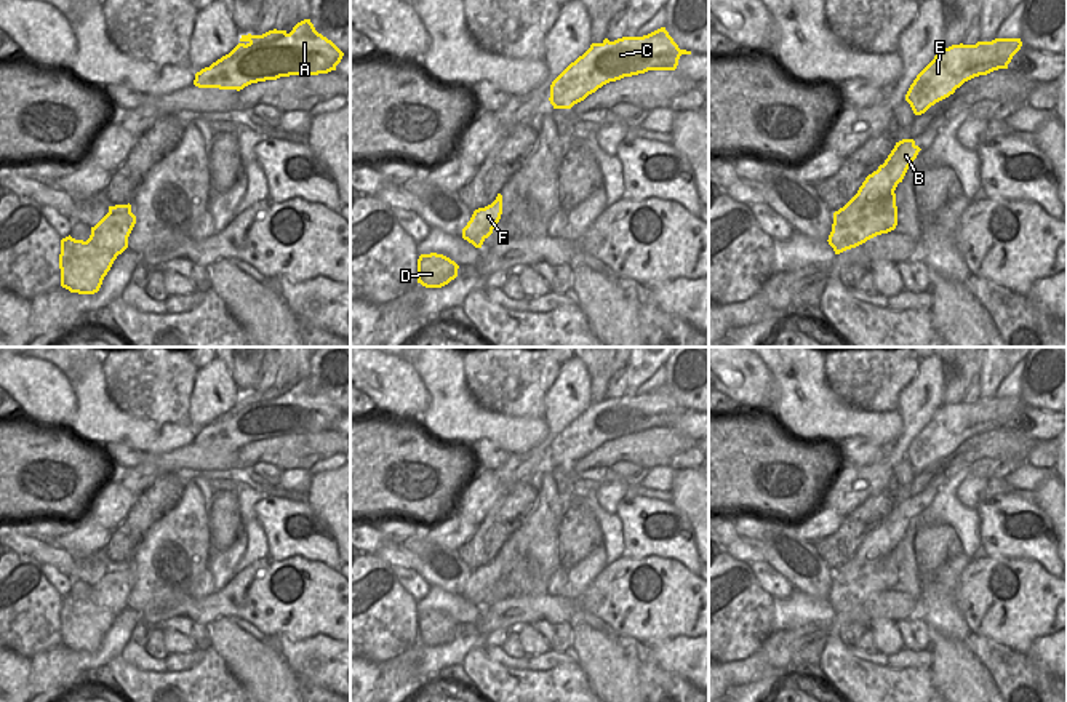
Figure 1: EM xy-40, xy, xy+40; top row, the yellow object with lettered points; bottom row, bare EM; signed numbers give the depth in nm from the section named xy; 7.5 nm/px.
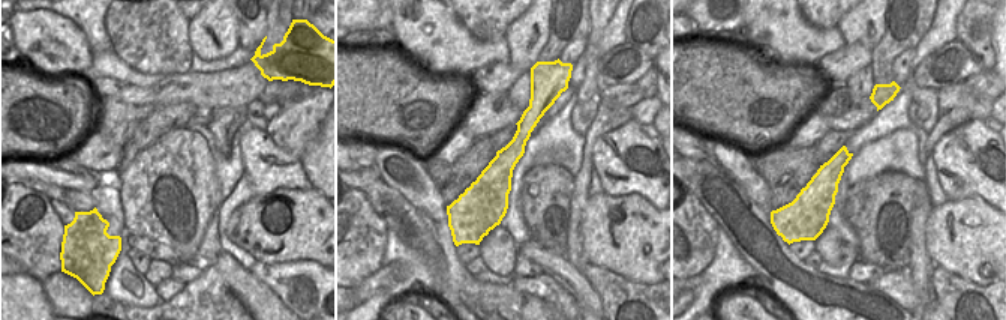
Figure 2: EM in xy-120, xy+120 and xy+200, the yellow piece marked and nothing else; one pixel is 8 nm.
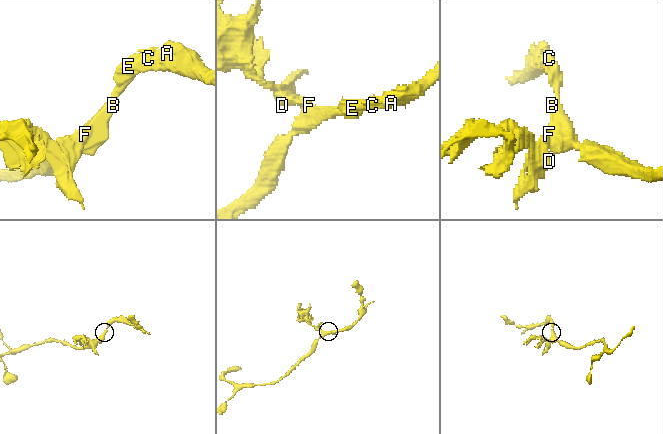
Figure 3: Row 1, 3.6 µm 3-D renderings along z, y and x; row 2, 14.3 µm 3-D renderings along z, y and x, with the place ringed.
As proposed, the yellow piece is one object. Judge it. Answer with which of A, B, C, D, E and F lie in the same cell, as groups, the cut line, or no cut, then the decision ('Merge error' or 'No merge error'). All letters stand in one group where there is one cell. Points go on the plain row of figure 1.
Groups: A B C E / D F. Split along xy (501, 554), (488, 565). Merge error

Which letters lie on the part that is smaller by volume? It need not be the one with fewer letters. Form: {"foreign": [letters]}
{"foreign": ["D", "F"]}

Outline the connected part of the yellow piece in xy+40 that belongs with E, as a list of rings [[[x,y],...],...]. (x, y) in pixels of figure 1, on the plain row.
[[[995,397],[976,403],[944,405],[917,433],[905,459],[915,473],[921,473],[936,461],[953,453],[965,440],[998,427],[1008,427],[1021,405],[1021,397]]]

